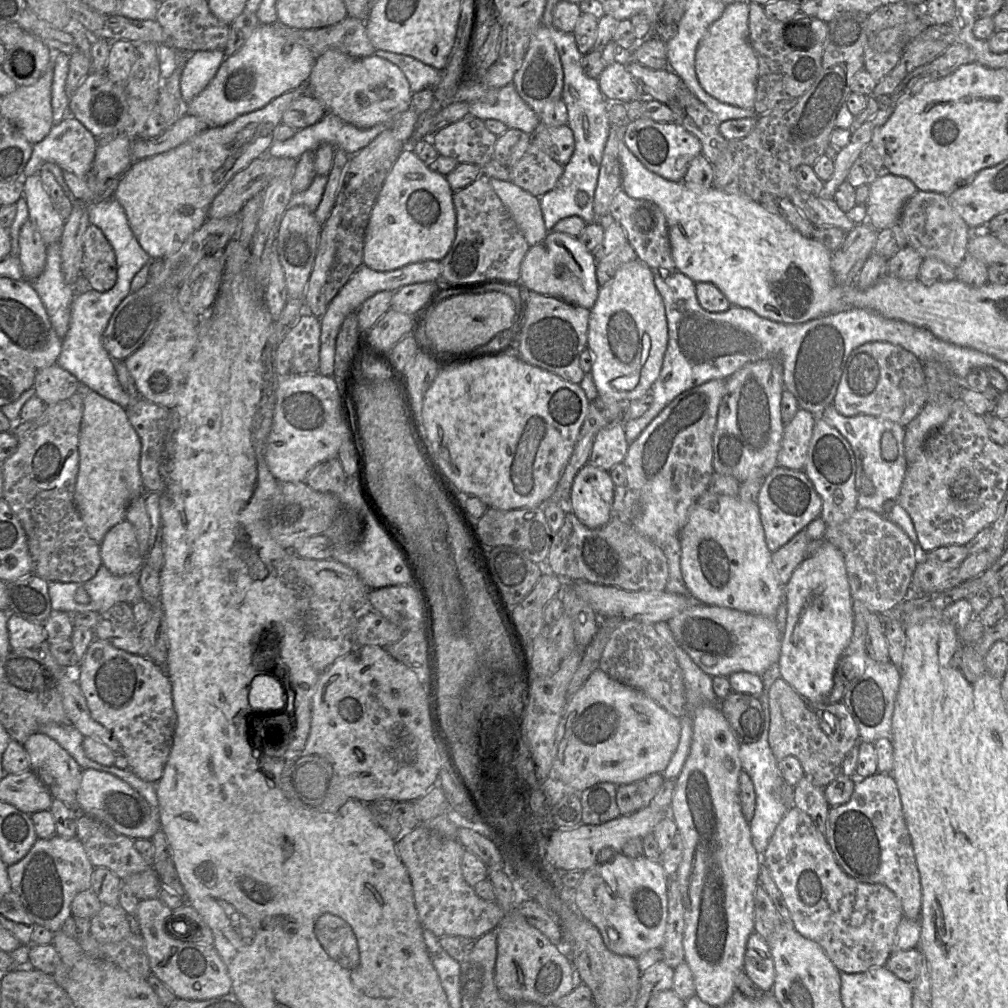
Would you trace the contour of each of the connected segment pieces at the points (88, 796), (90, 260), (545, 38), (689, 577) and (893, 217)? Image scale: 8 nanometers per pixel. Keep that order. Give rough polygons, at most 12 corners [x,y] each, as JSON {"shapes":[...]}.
{"shapes":[[[82,770],[77,805],[133,840],[161,829],[152,807],[128,783]],[[89,224],[81,276],[99,292],[117,280],[114,250]],[[534,30],[513,77],[541,116],[560,99],[563,69],[550,31]],[[707,489],[679,539],[696,601],[776,616],[758,502]],[[883,172],[870,184],[867,222],[877,231],[899,223],[918,191]]]}

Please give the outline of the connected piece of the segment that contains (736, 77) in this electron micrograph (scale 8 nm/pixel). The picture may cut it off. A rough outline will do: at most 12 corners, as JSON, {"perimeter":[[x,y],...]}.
{"perimeter":[[733,2],[700,41],[695,70],[720,102],[754,108],[749,5]]}

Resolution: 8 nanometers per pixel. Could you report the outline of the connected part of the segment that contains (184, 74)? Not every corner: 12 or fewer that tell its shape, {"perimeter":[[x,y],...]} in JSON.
{"perimeter":[[223,50],[189,54],[180,91],[189,104],[225,60]]}

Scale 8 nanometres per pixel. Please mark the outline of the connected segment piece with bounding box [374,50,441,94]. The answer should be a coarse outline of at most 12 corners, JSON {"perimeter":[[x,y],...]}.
{"perimeter":[[384,50],[374,55],[396,65],[413,94],[434,90],[441,71],[410,56]]}

